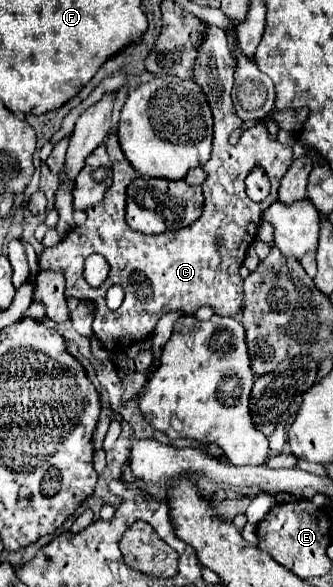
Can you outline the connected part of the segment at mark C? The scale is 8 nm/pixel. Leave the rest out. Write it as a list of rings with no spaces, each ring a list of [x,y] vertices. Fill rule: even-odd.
[[[208,27],[204,43],[198,51],[192,79],[204,89],[210,109],[214,113],[214,143],[212,157],[202,167],[208,173],[208,179],[202,185],[206,203],[202,217],[196,223],[180,231],[166,231],[162,235],[138,235],[128,227],[126,187],[140,175],[138,171],[134,171],[134,167],[130,167],[130,161],[122,155],[116,133],[110,131],[106,139],[106,149],[112,159],[114,183],[106,191],[104,201],[86,209],[86,223],[82,227],[74,227],[70,235],[66,235],[66,239],[46,249],[40,257],[40,269],[62,269],[66,277],[68,297],[76,297],[80,301],[88,301],[94,305],[92,331],[106,351],[124,351],[134,341],[148,339],[148,335],[154,333],[158,319],[174,309],[194,313],[196,309],[208,305],[214,309],[214,313],[228,311],[228,317],[236,317],[240,311],[242,279],[238,275],[238,269],[246,257],[246,249],[256,241],[262,211],[270,207],[274,199],[278,199],[278,187],[284,173],[290,167],[292,149],[272,139],[264,123],[256,123],[254,127],[246,129],[236,145],[228,143],[230,133],[242,125],[230,97],[234,83],[234,67],[236,63],[228,47],[226,33],[220,27]],[[254,167],[262,167],[272,183],[270,195],[260,203],[250,201],[244,187],[244,179]],[[92,253],[100,253],[110,263],[108,279],[96,289],[90,287],[82,277],[84,261]],[[112,285],[122,285],[126,291],[122,307],[114,313],[104,303],[104,295]]]

